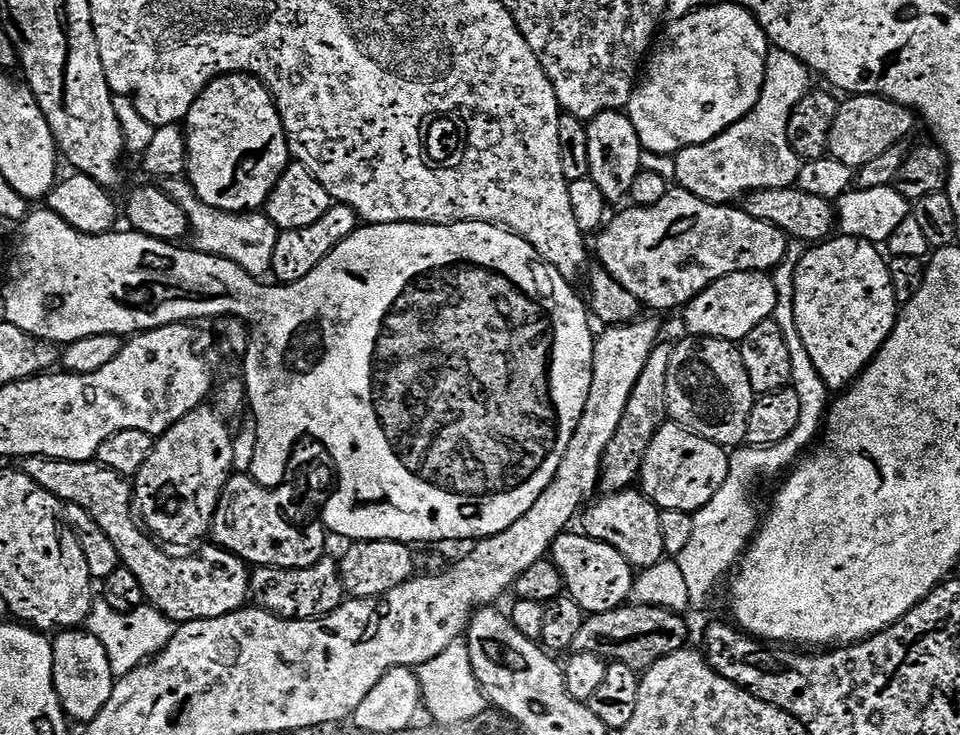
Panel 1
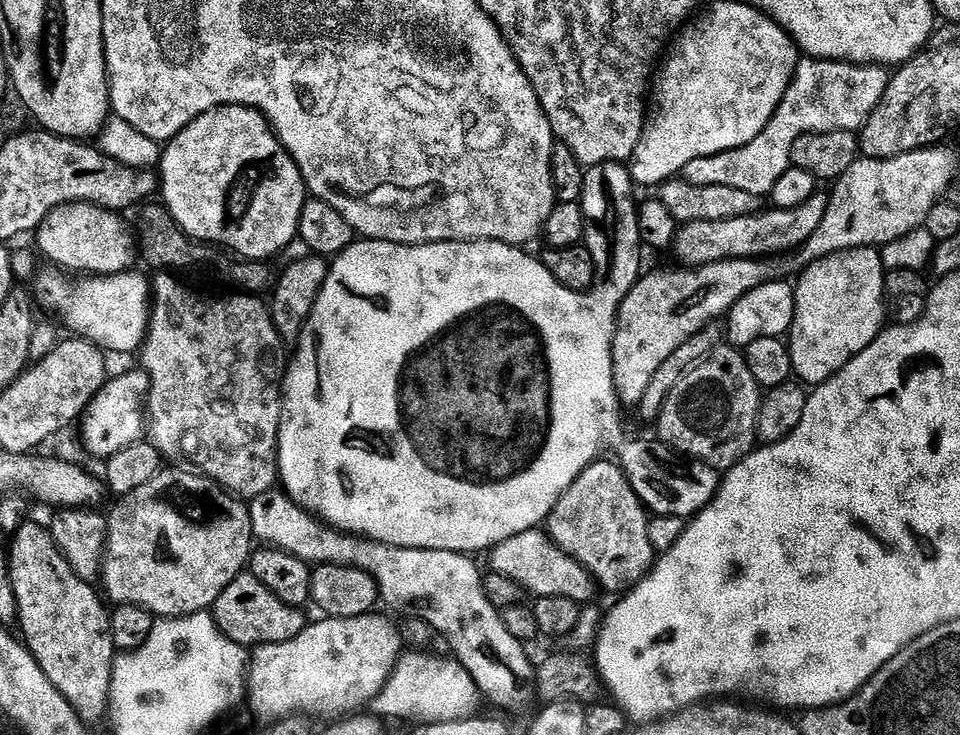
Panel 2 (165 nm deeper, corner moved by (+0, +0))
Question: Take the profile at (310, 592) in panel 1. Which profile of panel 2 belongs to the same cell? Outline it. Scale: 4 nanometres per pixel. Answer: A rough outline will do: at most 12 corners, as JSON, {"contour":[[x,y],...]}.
{"contour":[[248,570],[210,609],[243,646],[286,642],[306,626],[297,605]]}

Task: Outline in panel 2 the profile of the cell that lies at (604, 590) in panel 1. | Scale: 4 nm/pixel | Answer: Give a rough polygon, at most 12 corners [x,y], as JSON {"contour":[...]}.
{"contour":[[541,529],[491,549],[535,597],[594,600],[588,571]]}

